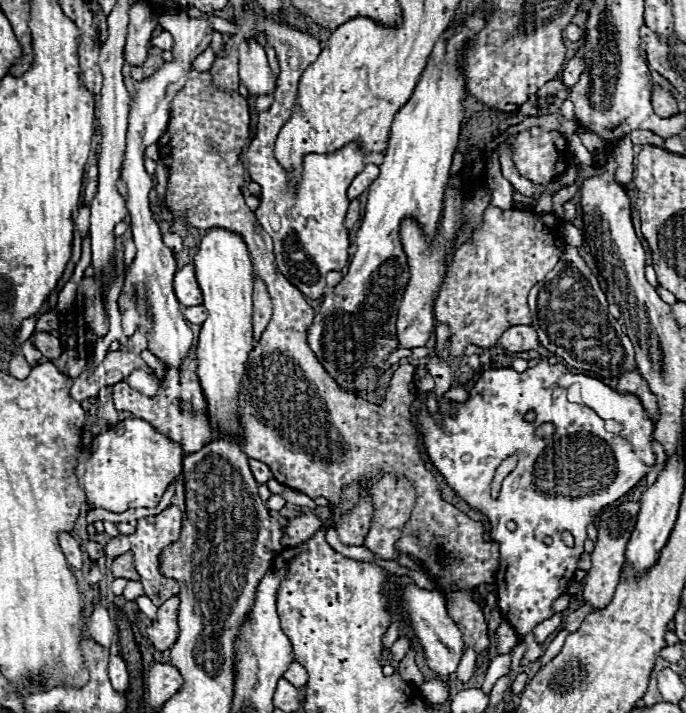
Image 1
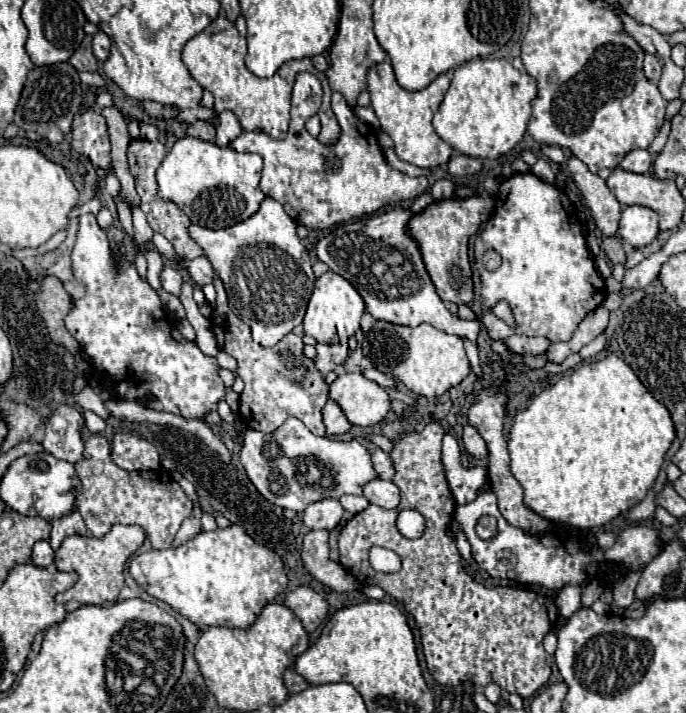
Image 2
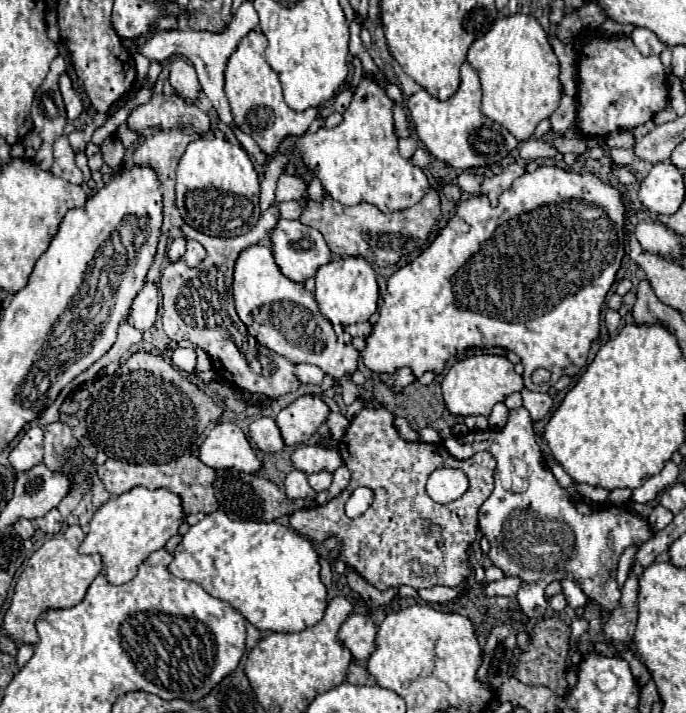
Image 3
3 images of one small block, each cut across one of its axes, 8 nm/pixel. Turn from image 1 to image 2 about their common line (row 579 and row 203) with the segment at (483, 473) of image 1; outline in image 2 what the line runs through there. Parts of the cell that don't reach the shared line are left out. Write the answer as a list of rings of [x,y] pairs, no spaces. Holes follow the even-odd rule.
[[[532,172],[514,174],[502,182],[494,212],[476,234],[474,242],[474,264],[482,282],[480,322],[486,326],[492,340],[512,334],[544,336],[550,342],[570,340],[586,314],[604,302],[604,278],[594,268],[594,256],[586,246],[580,224],[568,216],[564,206],[572,206],[568,196]],[[490,248],[502,256],[502,264],[494,272],[482,266],[482,254]],[[498,300],[510,304],[516,320],[514,328],[494,316],[492,308]]]

